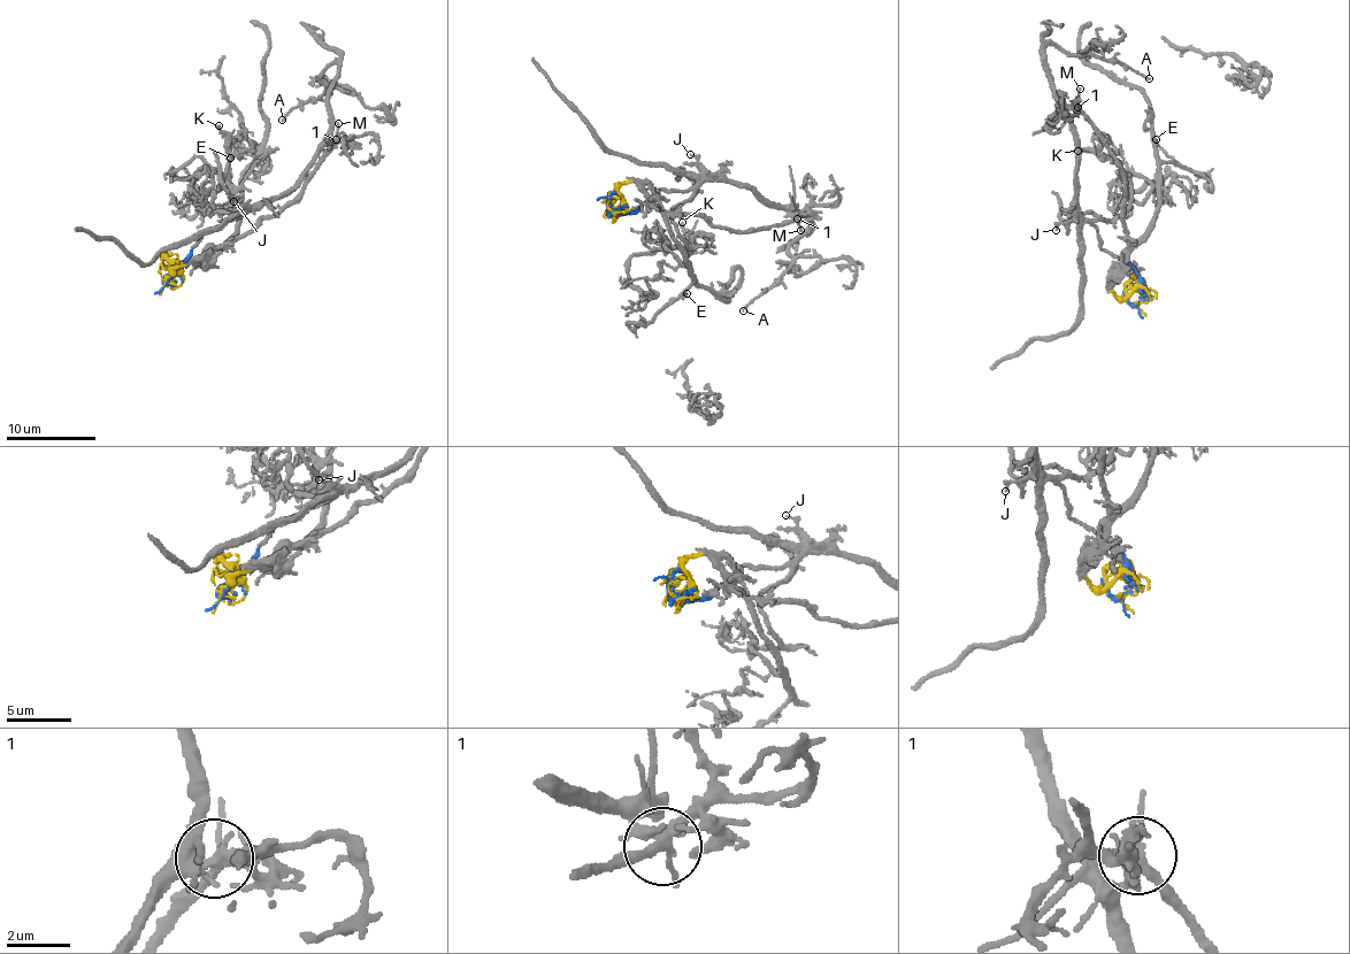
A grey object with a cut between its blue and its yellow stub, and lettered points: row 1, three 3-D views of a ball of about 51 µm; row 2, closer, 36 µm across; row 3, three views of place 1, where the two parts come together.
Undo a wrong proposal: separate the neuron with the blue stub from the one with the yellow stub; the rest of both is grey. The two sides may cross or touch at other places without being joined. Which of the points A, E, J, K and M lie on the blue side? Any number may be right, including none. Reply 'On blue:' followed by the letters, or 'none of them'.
On blue: A, J, M

